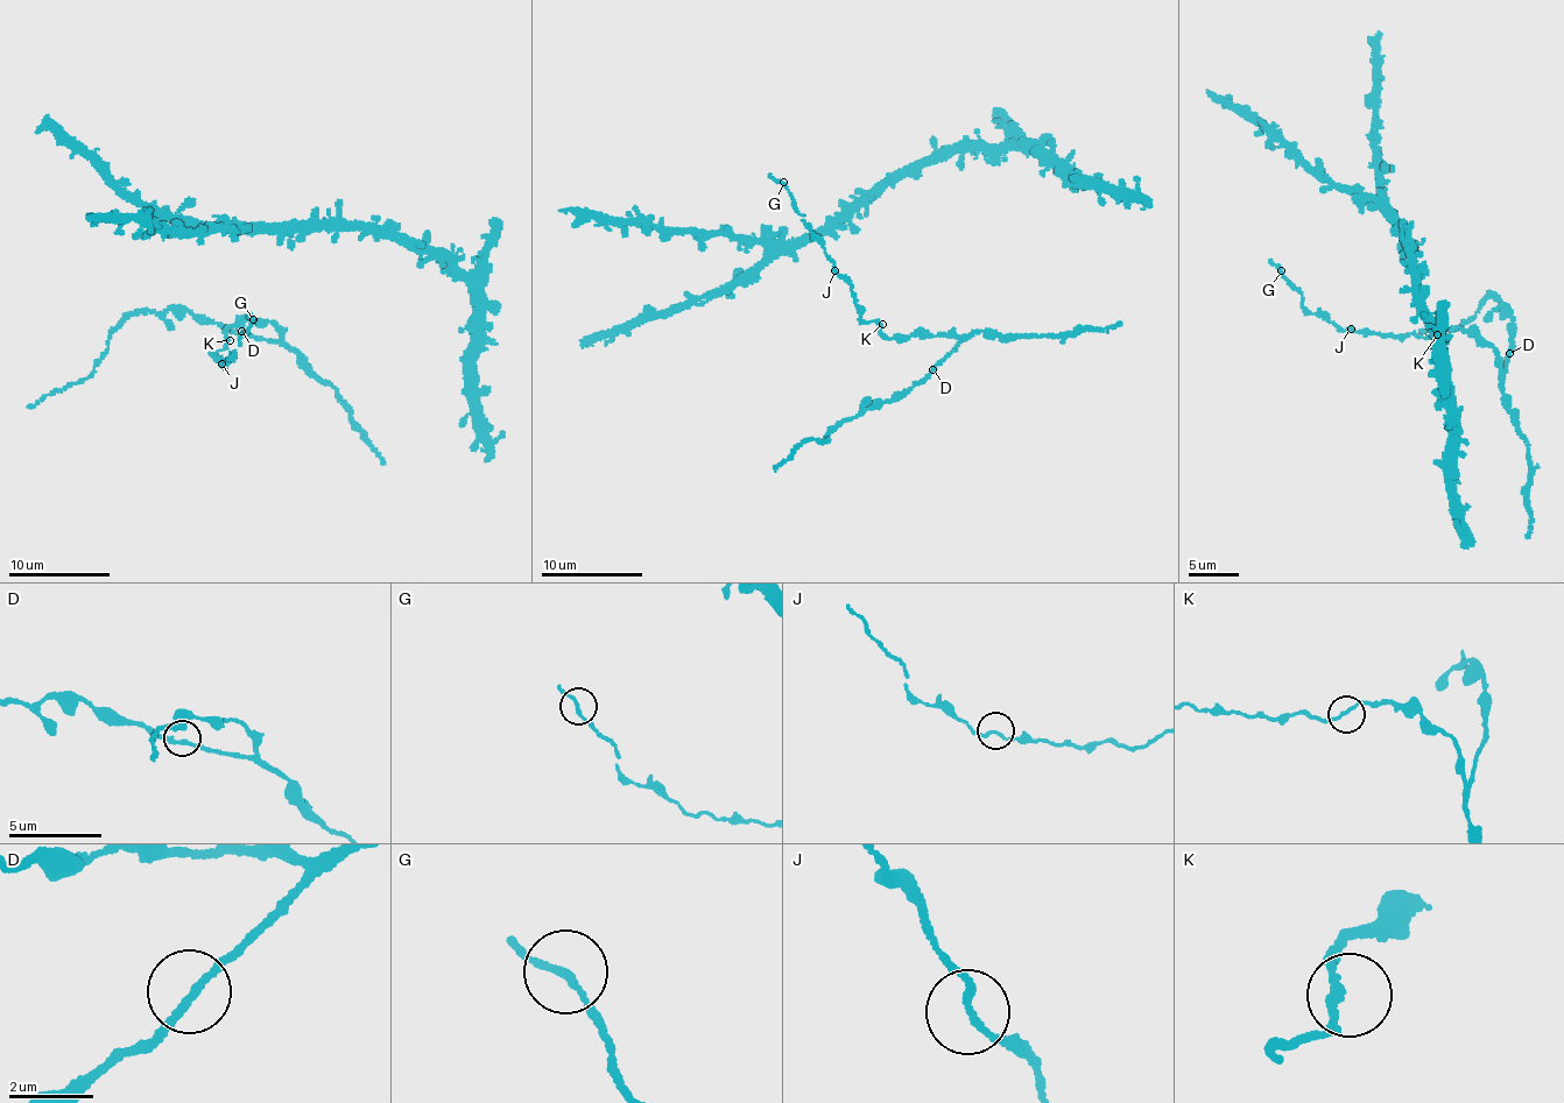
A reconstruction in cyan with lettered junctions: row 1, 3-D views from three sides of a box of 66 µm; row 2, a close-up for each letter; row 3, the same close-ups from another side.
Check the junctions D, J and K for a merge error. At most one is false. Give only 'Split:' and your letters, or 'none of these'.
Split: none of these

